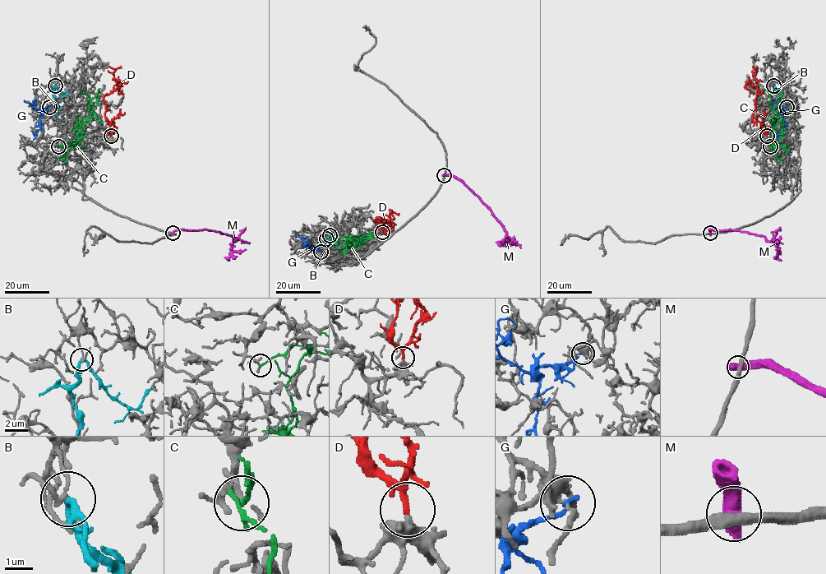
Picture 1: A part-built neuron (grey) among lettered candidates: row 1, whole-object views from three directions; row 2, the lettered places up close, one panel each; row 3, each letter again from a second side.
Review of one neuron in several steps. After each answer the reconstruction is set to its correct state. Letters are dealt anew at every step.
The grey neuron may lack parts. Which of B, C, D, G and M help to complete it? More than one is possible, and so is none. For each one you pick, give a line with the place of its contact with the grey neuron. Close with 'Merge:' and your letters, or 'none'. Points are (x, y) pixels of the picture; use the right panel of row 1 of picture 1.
D: meets grey at (767, 136)
Merge: D

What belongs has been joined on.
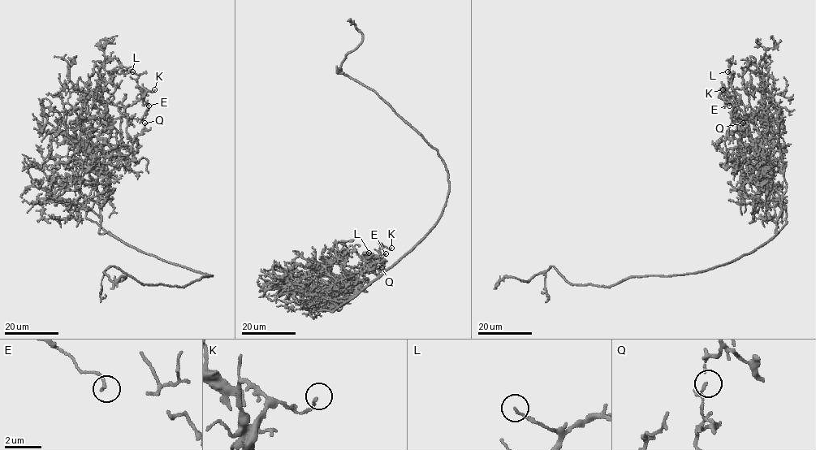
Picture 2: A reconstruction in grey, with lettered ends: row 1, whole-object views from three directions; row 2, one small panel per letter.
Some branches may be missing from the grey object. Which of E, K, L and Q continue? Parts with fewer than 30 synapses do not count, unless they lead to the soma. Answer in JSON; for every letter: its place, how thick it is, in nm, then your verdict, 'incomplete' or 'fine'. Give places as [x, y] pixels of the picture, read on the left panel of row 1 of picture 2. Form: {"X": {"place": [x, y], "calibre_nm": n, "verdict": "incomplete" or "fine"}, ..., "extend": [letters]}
{"E": {"place": [148, 106], "calibre_nm": 160, "verdict": "fine"}, "K": {"place": [154, 89], "calibre_nm": 120, "verdict": "fine"}, "L": {"place": [132, 71], "calibre_nm": 130, "verdict": "fine"}, "Q": {"place": [144, 123], "calibre_nm": 160, "verdict": "fine"}, "extend": []}

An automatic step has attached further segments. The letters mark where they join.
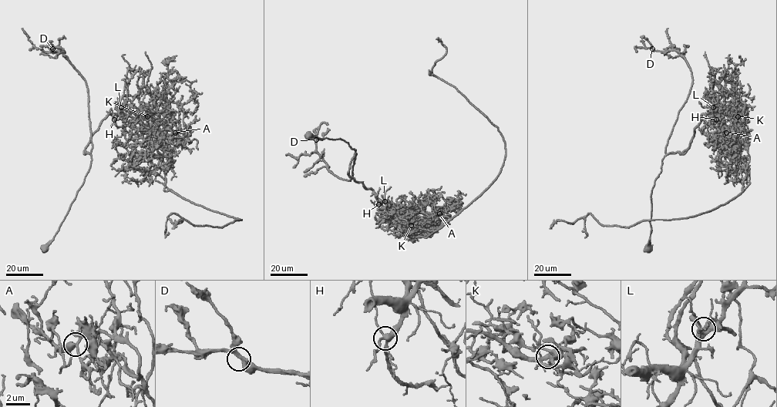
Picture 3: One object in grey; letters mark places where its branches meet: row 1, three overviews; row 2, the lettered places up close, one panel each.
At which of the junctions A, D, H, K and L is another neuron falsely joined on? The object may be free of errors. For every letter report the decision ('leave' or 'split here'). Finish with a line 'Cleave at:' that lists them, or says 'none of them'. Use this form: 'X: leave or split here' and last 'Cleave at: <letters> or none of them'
A: leave
D: leave
H: leave
K: split here
L: leave
Cleave at: K

